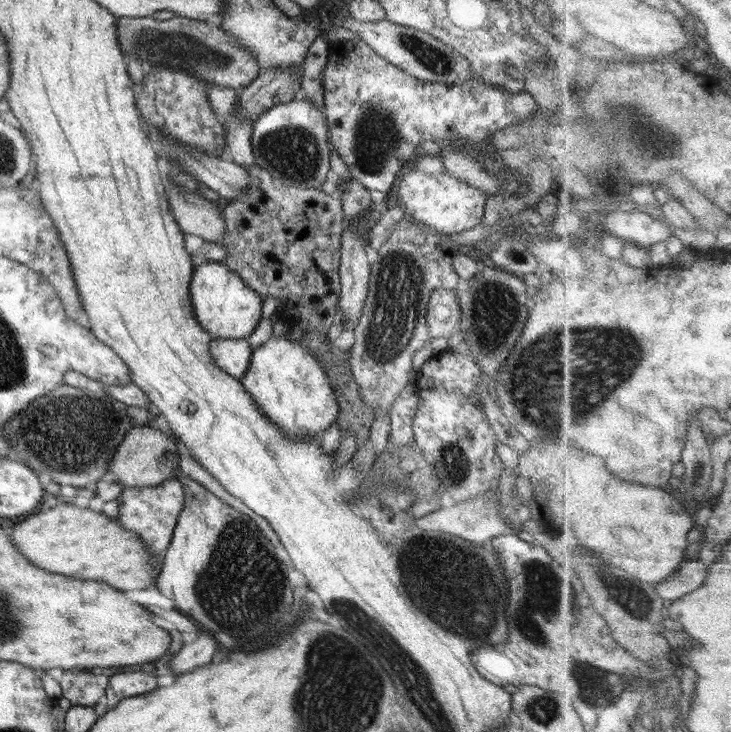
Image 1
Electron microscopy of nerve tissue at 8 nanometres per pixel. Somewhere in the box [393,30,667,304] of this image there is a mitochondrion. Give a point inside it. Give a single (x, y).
(436, 61)

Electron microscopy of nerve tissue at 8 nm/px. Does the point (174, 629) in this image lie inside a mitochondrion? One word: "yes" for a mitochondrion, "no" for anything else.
no

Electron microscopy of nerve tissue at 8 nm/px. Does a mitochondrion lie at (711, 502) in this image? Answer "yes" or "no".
no

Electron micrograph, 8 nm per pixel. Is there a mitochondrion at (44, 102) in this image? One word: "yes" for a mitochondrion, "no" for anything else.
no

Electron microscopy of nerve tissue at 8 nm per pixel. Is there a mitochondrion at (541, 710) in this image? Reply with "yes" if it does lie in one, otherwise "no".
yes

